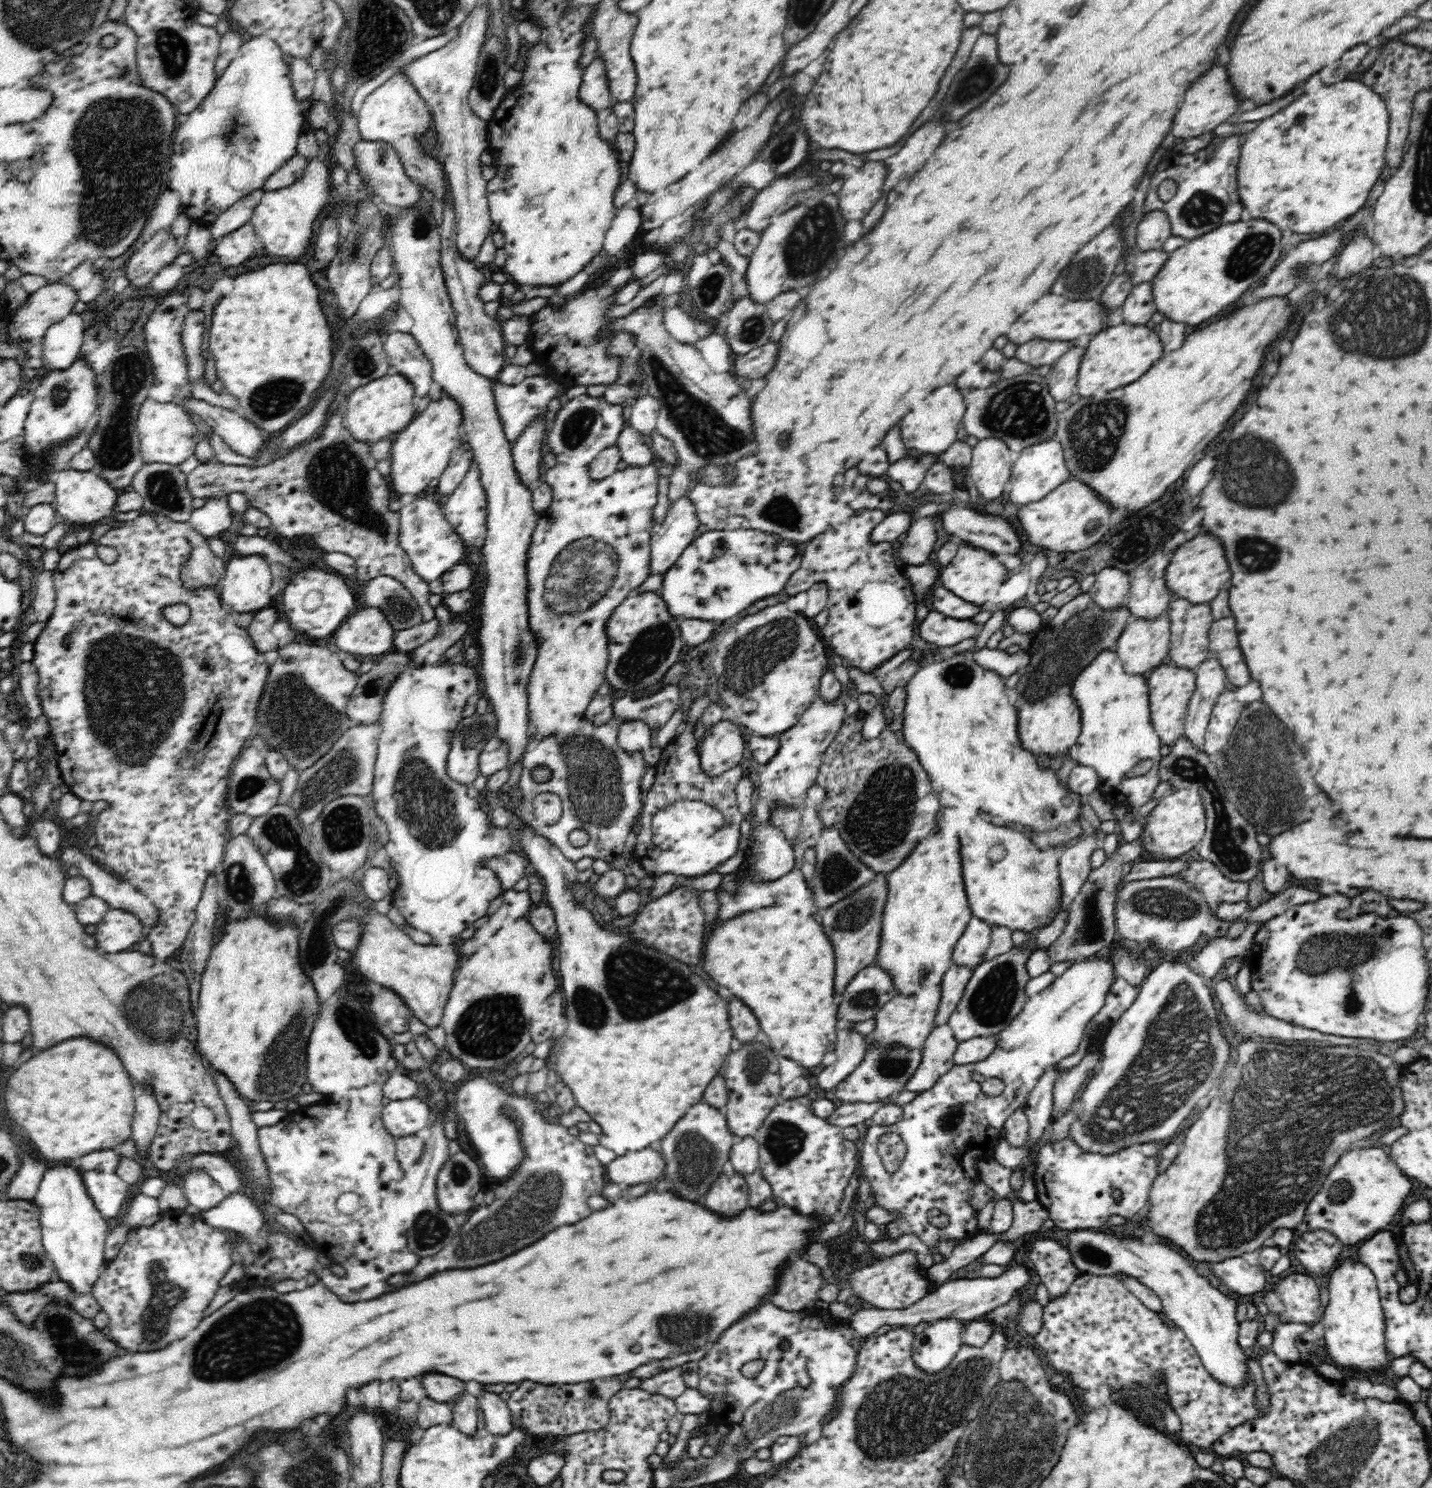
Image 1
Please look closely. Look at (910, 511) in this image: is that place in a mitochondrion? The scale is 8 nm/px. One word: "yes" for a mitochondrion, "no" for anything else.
no

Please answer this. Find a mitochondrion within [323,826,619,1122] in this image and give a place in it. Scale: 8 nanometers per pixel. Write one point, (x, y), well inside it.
(491, 1027)

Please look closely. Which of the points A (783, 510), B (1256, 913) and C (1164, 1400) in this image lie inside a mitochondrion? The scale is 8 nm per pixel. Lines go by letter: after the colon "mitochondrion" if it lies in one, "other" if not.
A: mitochondrion
B: other
C: other

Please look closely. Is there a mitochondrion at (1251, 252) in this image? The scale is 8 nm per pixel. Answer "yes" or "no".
yes

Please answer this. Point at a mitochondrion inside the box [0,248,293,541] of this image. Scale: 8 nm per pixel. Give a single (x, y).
(129, 376)

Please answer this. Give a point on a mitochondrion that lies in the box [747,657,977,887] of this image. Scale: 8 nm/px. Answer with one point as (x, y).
(883, 817)

